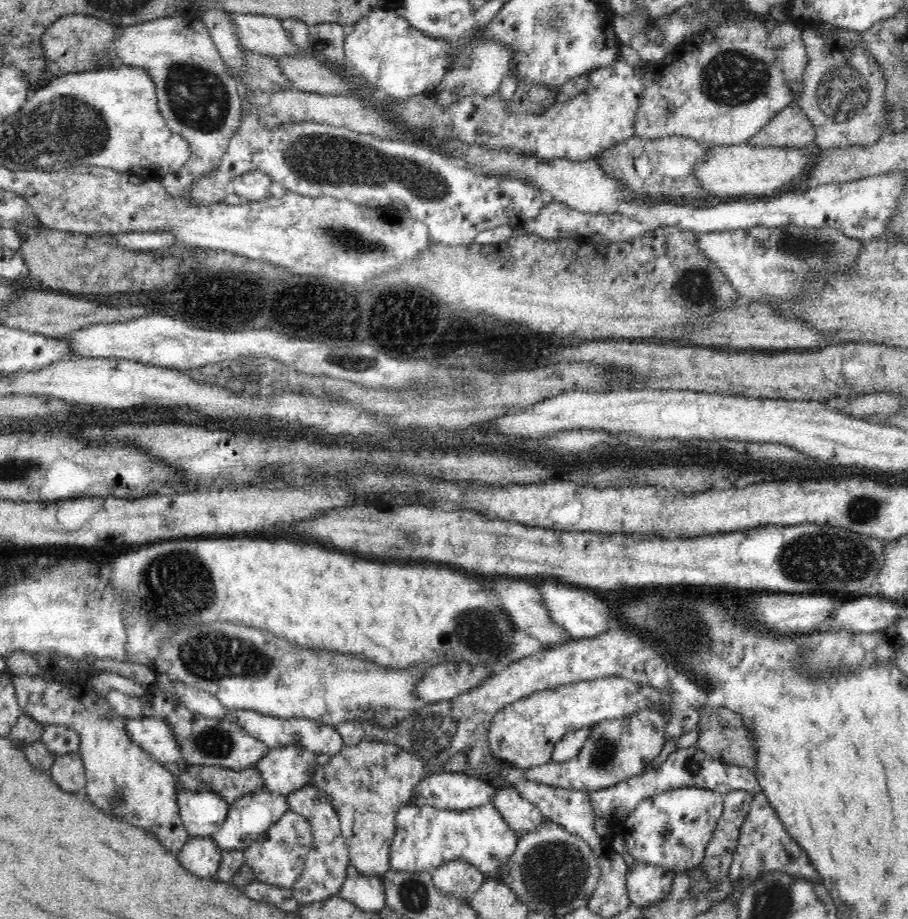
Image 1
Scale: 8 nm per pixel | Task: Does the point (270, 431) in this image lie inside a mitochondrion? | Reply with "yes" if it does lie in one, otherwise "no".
no

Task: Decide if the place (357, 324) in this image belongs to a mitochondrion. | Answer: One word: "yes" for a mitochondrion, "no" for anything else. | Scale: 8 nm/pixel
no

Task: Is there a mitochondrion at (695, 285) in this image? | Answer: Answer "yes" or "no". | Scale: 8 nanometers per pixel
yes

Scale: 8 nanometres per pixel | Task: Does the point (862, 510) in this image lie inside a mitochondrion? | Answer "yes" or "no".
yes

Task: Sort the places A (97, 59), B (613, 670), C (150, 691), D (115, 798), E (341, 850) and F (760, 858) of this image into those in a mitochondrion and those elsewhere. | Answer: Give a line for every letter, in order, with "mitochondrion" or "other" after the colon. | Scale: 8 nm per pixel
A: mitochondrion
B: other
C: other
D: mitochondrion
E: other
F: mitochondrion

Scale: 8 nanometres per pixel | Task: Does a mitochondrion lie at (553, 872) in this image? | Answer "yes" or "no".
yes

